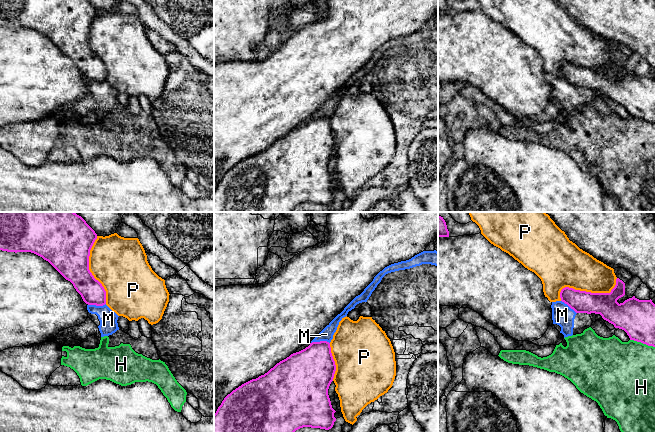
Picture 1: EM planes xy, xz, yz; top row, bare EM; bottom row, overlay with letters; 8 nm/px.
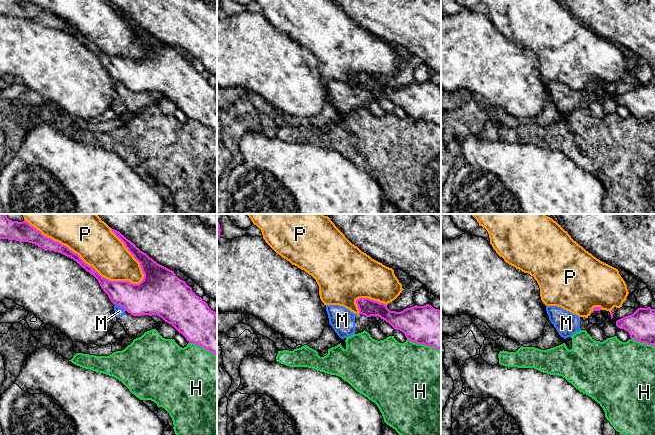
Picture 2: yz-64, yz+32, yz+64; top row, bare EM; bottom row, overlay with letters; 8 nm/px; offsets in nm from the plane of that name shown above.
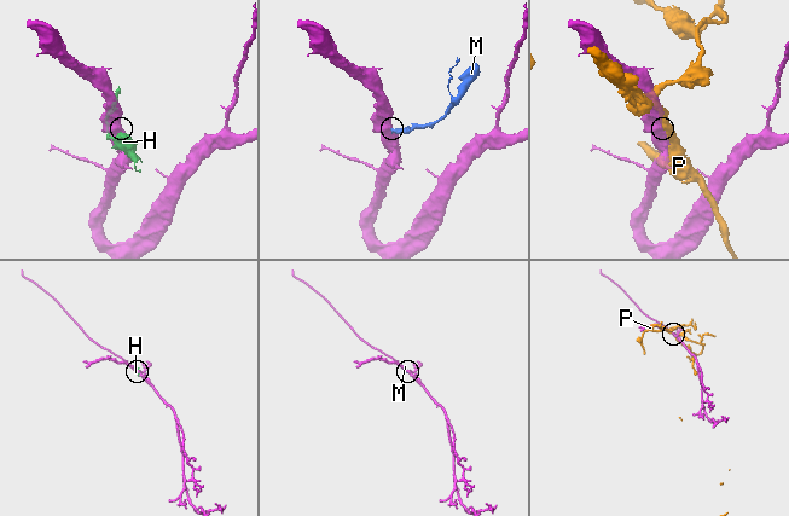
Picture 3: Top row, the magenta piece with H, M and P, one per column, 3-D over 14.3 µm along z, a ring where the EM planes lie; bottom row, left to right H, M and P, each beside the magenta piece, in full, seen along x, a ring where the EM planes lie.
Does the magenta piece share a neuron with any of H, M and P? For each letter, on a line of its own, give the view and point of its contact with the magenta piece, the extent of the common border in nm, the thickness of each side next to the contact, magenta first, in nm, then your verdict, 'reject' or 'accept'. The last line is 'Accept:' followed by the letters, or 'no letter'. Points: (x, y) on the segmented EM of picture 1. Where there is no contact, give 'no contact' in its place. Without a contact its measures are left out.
H: yz (642, 342) | 220 nm | 300/440 nm | reject
M: xz (320, 341) | 150 nm | 360/100 nm | reject
P: yz (587, 292) | 500 nm | 190/320 nm | reject
Accept: no letter

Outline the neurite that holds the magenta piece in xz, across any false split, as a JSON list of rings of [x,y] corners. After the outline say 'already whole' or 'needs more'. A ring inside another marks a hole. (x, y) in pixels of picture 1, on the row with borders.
[[[310,343],[264,375],[228,394],[214,414],[214,432],[295,432],[303,427],[331,429],[336,411],[332,408],[328,389],[335,371],[330,343]]] | already whole

